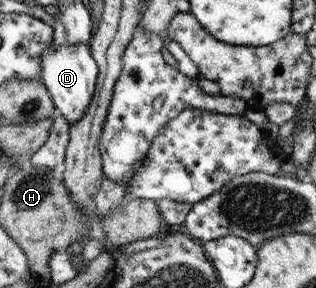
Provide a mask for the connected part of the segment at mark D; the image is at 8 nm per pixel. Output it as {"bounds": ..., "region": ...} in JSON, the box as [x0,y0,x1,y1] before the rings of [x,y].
{"bounds":[42,44,98,124],"region":[[[55,44],[43,51],[42,82],[49,95],[54,99],[57,114],[75,124],[86,116],[89,106],[94,101],[98,85],[98,63],[90,49],[90,44]]]}

